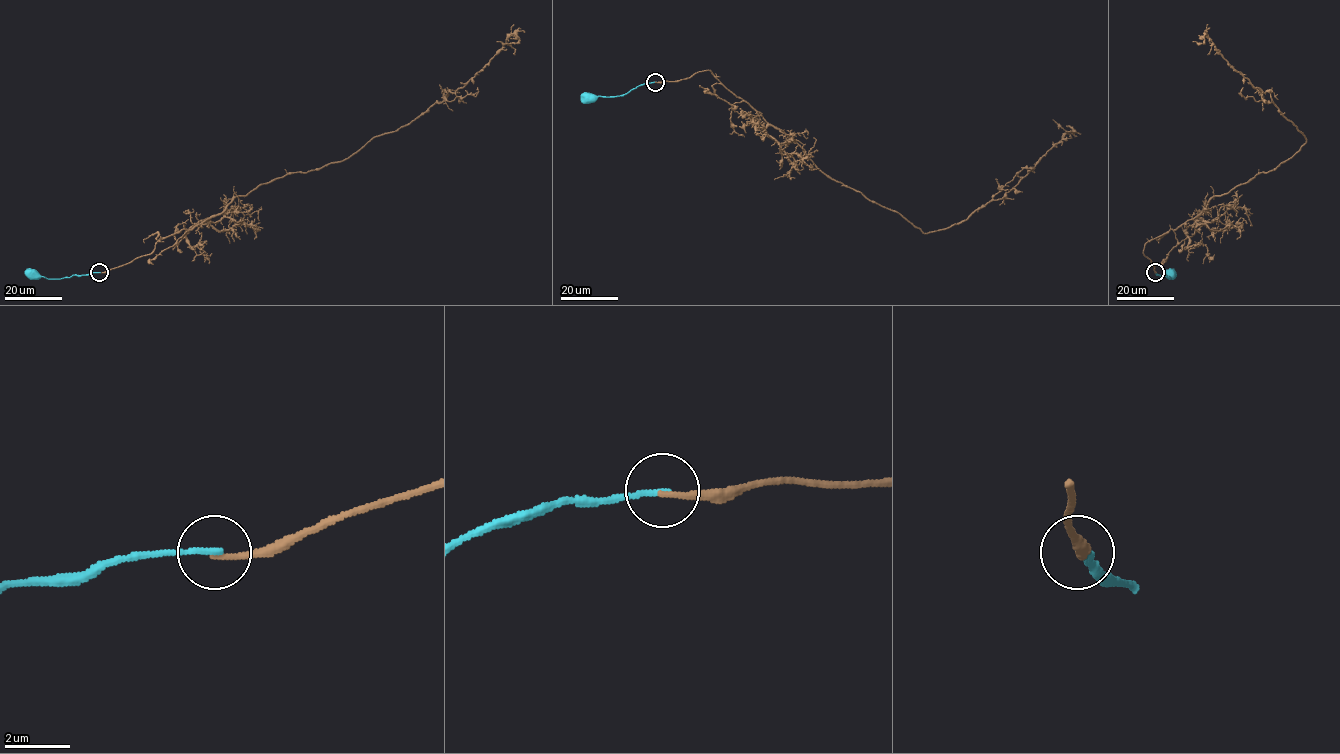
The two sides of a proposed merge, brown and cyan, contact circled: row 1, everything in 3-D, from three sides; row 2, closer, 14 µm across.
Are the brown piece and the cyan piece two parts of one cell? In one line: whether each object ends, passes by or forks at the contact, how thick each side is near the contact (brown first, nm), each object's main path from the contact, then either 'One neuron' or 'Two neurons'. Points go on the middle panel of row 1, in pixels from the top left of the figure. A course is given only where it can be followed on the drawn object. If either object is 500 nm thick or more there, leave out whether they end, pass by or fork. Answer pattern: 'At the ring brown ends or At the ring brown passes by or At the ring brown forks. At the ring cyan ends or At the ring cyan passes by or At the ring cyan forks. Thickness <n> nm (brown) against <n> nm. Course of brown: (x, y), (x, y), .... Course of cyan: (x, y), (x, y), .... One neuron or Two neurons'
At the ring brown ends. At the ring cyan ends. Thickness 170 nm (brown) against 200 nm. Course of brown: (656, 82), (710, 71), (821, 171), (924, 233), (1001, 199), (1075, 131), (1052, 120). Course of cyan: (656, 81), (640, 84), (618, 96), (588, 97). Two neurons

